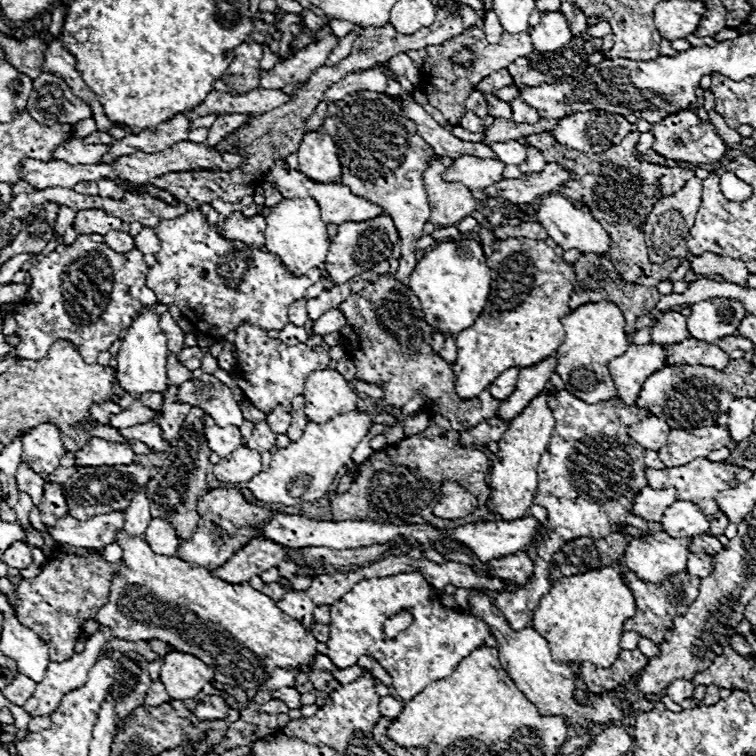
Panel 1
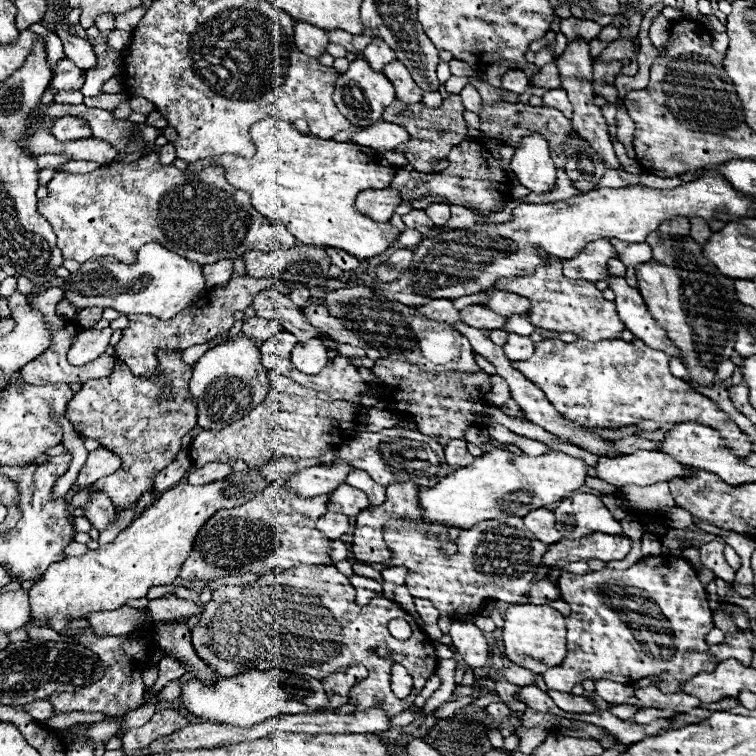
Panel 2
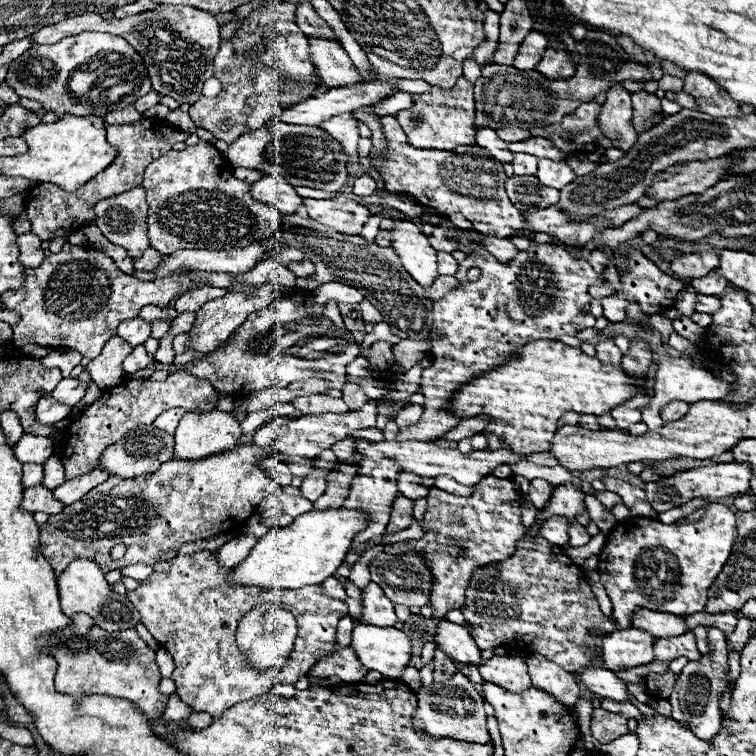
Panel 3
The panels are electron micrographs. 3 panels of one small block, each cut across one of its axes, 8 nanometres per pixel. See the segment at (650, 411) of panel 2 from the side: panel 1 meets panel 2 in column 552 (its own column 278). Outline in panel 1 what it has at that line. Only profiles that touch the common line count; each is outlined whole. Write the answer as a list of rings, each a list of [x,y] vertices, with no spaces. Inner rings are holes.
[[[242,322],[236,330],[236,368],[232,370],[232,376],[236,378],[240,390],[244,396],[252,402],[254,408],[260,412],[268,414],[276,406],[282,406],[286,412],[292,410],[292,398],[304,392],[304,382],[312,370],[324,370],[328,368],[330,358],[330,348],[328,346],[286,346],[284,342],[270,338],[266,330]]]

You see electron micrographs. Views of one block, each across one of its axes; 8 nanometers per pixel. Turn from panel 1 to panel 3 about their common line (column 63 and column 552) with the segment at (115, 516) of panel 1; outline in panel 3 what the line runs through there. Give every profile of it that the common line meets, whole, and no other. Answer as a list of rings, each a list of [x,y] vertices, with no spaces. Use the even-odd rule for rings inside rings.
[[[554,516],[554,518],[548,518],[548,520],[542,524],[540,534],[542,534],[550,544],[564,546],[564,544],[568,544],[568,530],[570,530],[570,520],[564,518],[564,516]]]

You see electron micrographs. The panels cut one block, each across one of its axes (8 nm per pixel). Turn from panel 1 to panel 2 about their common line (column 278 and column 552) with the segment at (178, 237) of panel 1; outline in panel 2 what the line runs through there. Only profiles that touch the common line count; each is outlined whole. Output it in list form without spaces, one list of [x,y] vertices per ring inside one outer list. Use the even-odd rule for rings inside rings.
[[[550,258],[546,266],[536,268],[530,276],[520,276],[514,280],[498,280],[498,290],[514,292],[532,302],[532,312],[528,314],[530,322],[534,326],[556,330],[556,332],[572,332],[576,336],[586,340],[597,342],[603,339],[619,339],[624,330],[622,320],[618,318],[614,302],[608,302],[602,298],[602,292],[588,280],[570,280],[562,274],[562,262],[556,258]]]

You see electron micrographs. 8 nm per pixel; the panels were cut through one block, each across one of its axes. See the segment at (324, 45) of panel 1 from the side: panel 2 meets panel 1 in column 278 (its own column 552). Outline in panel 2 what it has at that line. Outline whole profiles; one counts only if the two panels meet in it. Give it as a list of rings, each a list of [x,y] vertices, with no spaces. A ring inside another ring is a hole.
[[[550,62],[550,64],[546,64],[546,66],[540,68],[540,72],[534,78],[534,86],[548,88],[548,90],[560,88],[560,76],[558,76],[558,68],[556,68],[554,62]]]

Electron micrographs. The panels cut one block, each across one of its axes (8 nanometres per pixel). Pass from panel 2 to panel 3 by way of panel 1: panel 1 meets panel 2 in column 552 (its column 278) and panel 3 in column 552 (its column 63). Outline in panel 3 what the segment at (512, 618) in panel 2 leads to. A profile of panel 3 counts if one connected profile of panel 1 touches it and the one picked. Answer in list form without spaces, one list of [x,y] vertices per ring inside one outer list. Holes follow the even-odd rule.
[[[532,654],[526,660],[532,684],[550,694],[562,706],[574,706],[580,698],[580,686],[570,672],[546,660],[540,654]]]

